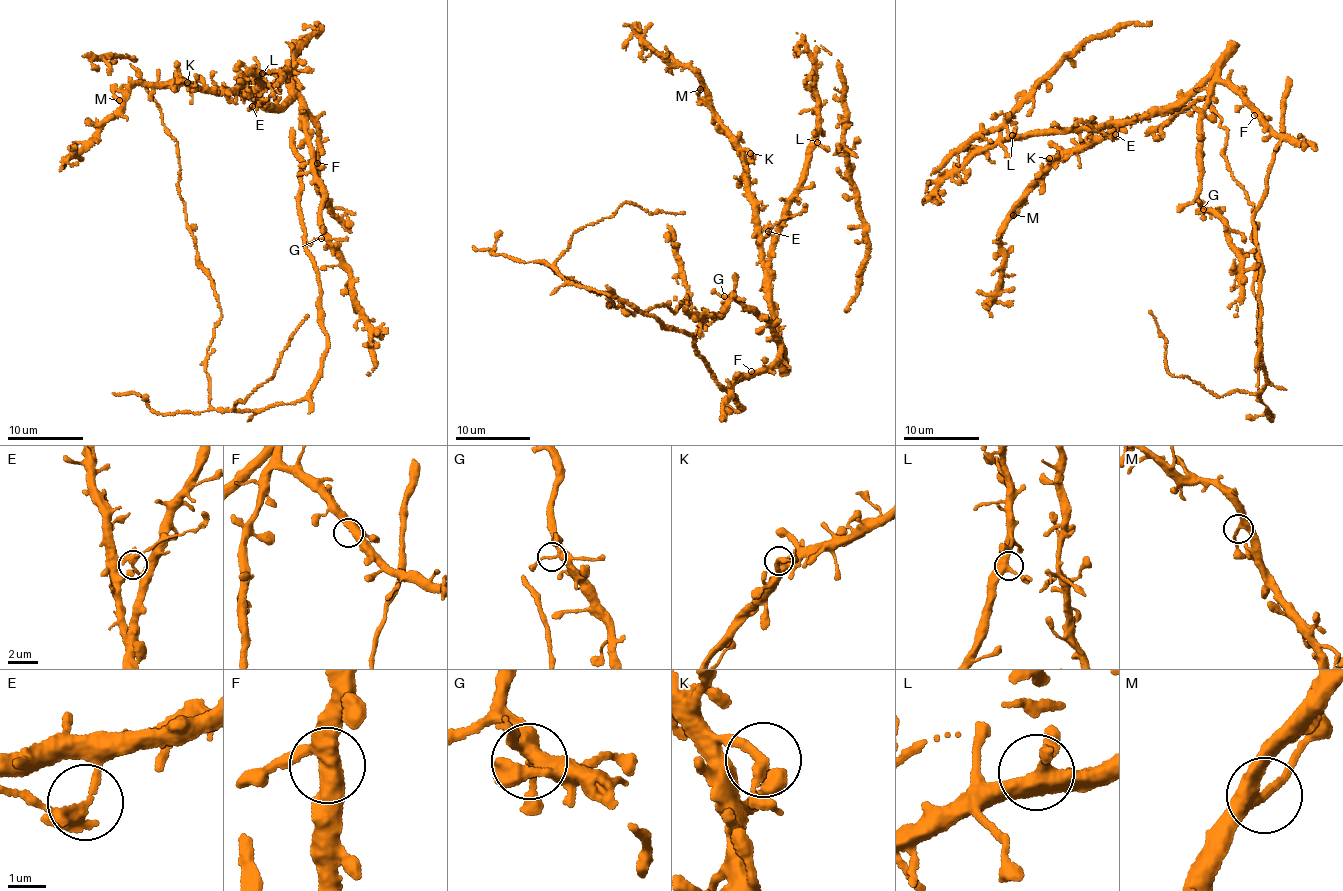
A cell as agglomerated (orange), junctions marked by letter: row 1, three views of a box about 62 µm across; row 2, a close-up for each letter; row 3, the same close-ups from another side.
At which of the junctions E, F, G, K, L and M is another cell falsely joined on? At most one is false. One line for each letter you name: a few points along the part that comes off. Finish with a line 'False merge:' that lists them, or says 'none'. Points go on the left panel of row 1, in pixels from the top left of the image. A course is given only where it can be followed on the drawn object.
E: course (252, 106), (260, 105), (278, 90), (280, 93)
False merge: E

